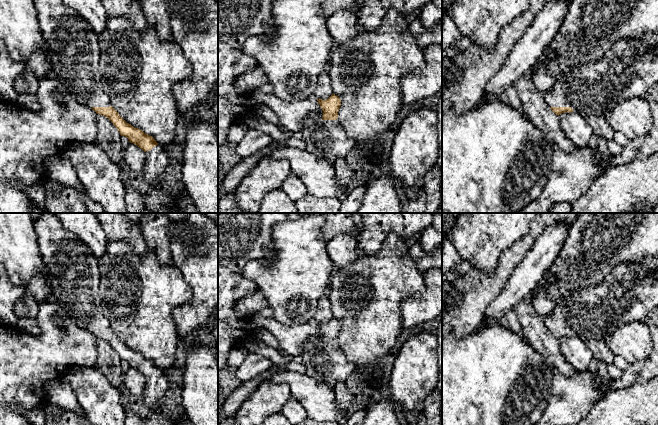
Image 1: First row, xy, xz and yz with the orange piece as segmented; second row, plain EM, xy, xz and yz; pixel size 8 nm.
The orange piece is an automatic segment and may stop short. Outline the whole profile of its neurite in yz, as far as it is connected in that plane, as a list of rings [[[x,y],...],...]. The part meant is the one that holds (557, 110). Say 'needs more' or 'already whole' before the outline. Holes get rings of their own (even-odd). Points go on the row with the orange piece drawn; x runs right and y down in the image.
needs more; [[[618,39],[601,61],[581,64],[574,70],[560,75],[554,87],[544,93],[544,101],[558,116],[566,112],[580,114],[591,126],[593,134],[597,138],[610,141],[614,135],[610,123],[610,115],[614,108],[622,101],[632,97],[645,98],[648,88],[658,80],[658,59],[653,59],[648,54],[650,50],[655,48],[658,49],[658,44],[647,46],[643,40]]]

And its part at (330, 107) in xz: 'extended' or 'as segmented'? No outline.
extended

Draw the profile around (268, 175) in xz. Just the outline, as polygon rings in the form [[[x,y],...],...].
[[[261,158],[235,190],[238,207],[247,213],[258,213],[264,196],[280,188],[290,173],[286,159]]]

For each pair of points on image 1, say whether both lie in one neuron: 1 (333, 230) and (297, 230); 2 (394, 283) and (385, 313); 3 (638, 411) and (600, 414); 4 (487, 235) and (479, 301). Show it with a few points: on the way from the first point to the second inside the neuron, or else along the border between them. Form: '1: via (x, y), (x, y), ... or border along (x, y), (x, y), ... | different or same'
1: border along (324, 223), (322, 234), (327, 241) | different
2: via (387, 290), (385, 292), (385, 306) | same
3: via (629, 414), (609, 414) | same
4: border along (500, 255), (498, 266), (492, 274), (471, 266) | different

